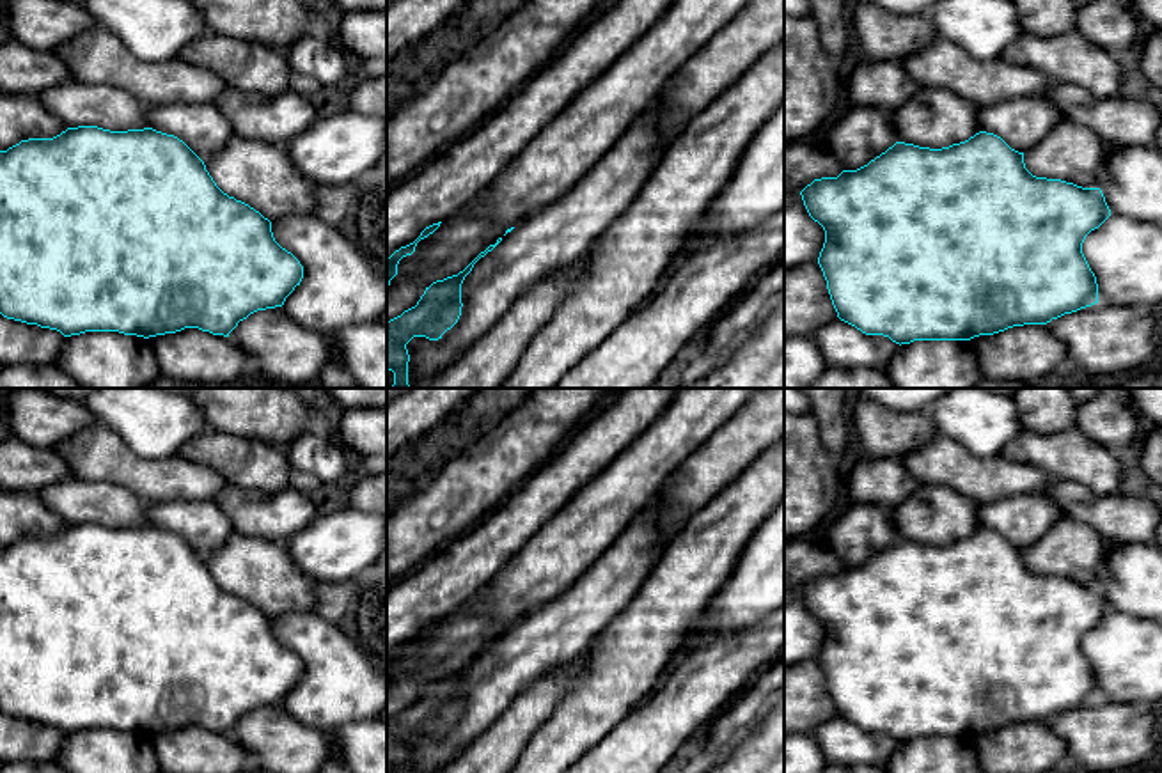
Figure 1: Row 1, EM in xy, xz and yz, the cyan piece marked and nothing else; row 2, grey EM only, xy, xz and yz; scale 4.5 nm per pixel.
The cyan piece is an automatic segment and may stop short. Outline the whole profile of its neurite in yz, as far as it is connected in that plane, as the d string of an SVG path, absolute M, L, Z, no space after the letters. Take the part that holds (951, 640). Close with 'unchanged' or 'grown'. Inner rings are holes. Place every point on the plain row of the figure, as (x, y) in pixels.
M979 528L942 546L896 539L857 567L814 576L800 592L809 613L825 628L818 661L837 714L866 732L883 732L899 743L970 738L1013 723L1047 722L1098 700L1096 674L1082 640L1111 613L1102 587L1032 573L1024 550L993 530Z; unchanged

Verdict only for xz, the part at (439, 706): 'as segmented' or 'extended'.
as segmented

